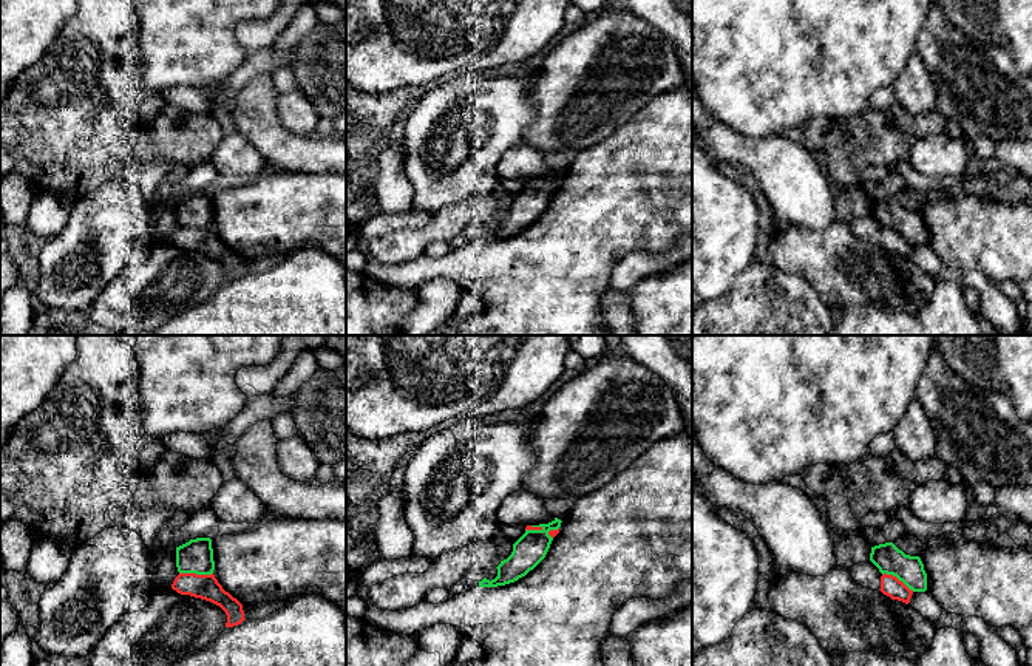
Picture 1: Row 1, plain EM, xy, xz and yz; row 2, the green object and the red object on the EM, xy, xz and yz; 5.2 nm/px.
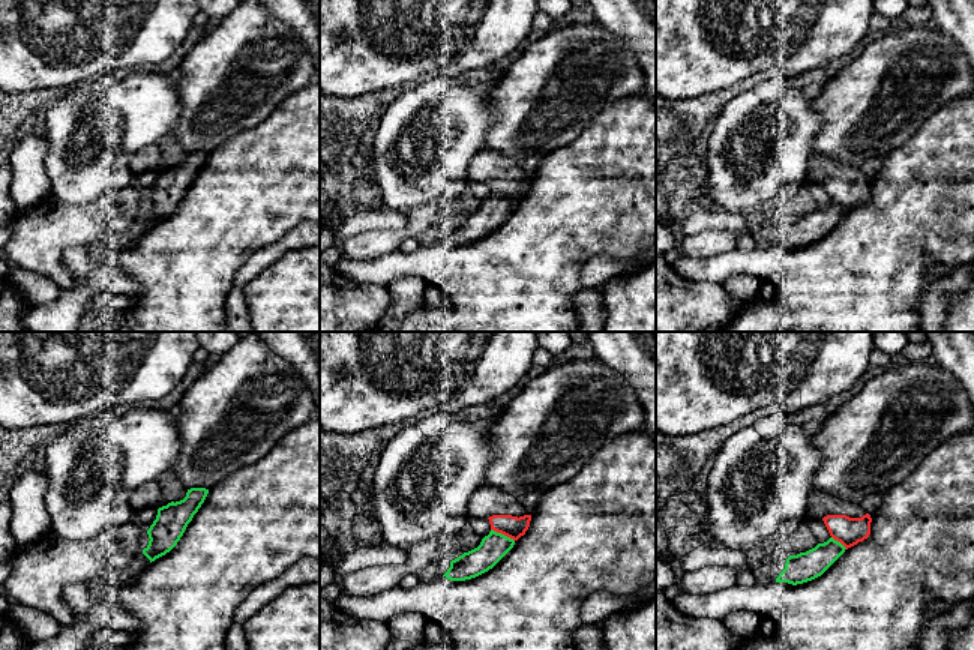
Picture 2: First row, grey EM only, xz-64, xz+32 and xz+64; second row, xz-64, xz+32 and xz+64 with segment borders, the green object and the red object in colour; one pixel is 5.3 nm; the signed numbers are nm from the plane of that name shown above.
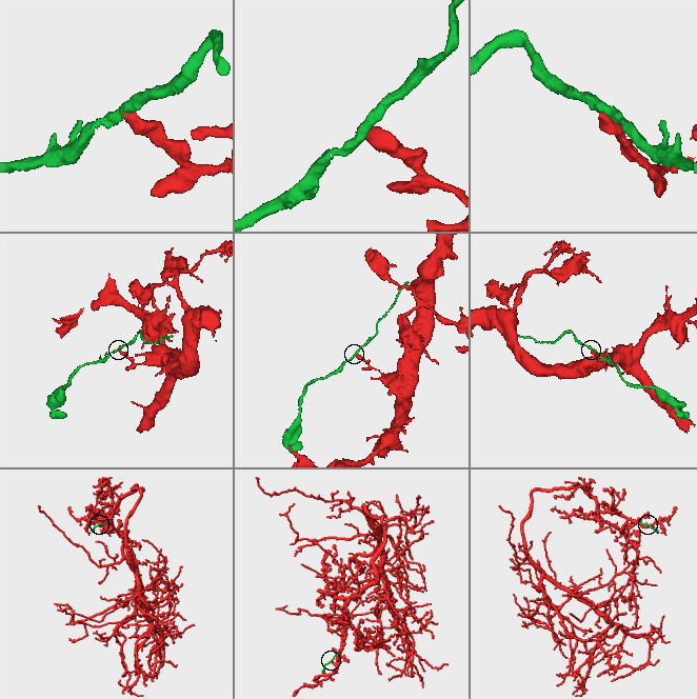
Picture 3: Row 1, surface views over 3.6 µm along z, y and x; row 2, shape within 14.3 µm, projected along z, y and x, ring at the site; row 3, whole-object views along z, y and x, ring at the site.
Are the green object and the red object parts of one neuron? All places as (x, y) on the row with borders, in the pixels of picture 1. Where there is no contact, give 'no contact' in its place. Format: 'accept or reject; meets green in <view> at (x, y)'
reject; meets green in xy at (196, 574)

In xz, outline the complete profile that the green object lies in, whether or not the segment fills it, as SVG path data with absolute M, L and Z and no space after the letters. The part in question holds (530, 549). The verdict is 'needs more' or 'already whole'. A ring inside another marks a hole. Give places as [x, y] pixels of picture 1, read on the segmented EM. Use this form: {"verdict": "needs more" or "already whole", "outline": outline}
{"verdict": "already whole", "outline": "M555 518L548 524L531 525L531 530L525 530L513 544L511 555L496 567L497 576L491 581L484 578L479 581L479 587L505 586L525 576L545 558L553 541L548 532L558 530L561 522L561 519Z"}

